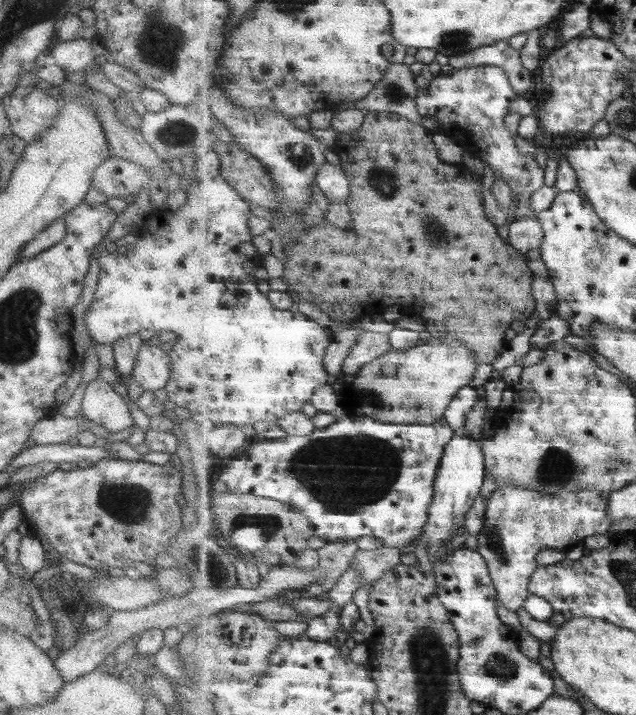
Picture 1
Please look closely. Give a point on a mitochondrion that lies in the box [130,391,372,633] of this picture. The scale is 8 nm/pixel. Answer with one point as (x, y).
(216, 571)

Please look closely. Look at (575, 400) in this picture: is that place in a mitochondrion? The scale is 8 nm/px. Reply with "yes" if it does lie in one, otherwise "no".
no

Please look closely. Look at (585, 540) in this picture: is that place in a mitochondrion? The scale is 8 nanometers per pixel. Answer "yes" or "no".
no

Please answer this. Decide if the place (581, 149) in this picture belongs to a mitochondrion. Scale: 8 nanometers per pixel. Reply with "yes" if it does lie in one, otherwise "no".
no

